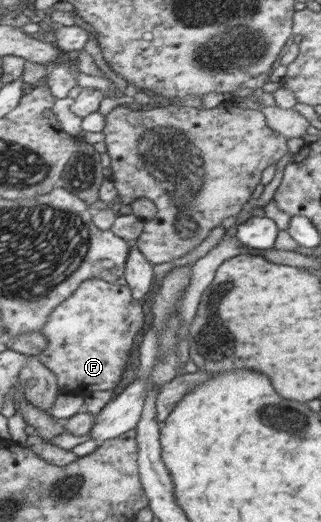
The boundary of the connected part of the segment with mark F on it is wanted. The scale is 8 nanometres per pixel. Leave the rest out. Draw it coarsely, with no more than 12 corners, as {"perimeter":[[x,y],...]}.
{"perimeter":[[85,280],[45,316],[61,394],[114,389],[143,300]]}

